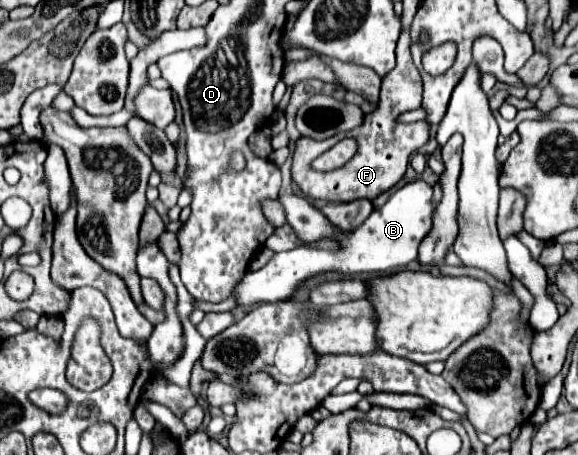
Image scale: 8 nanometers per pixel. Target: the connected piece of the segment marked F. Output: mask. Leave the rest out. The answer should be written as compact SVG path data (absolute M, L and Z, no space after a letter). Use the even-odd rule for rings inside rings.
M406 30L400 34L400 40L398 40L396 68L382 80L378 108L374 112L366 114L362 126L348 130L348 132L340 132L340 134L320 140L320 142L300 136L300 140L294 146L294 154L292 154L292 180L298 184L298 188L302 190L302 194L306 198L326 200L326 202L352 202L356 198L374 200L378 194L386 192L388 188L392 188L394 184L398 184L402 180L412 152L416 152L420 146L424 146L428 142L428 124L424 124L424 122L396 124L394 122L398 114L418 109L422 103L422 78L412 62L408 46L410 46L410 32ZM342 138L356 140L356 144L358 144L356 156L350 158L342 168L336 168L330 172L314 170L310 166L312 158L320 156L324 150L332 148Z

